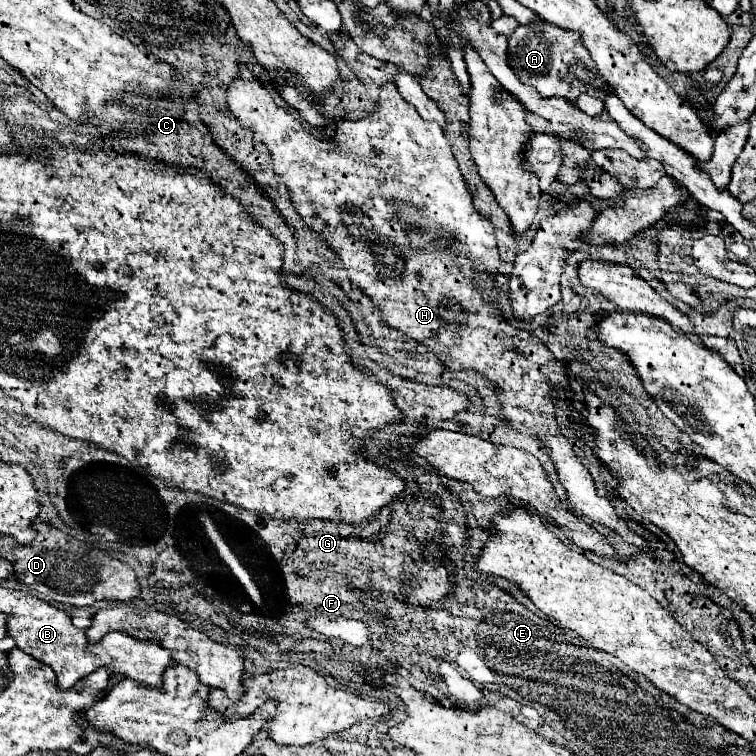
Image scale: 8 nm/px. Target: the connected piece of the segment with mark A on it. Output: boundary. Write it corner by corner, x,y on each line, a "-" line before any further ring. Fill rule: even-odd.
544,20
518,26
514,30
514,34
508,38
508,64
518,74
520,82
536,88
540,96
560,96
576,102
580,94
590,94
604,100
606,92
610,90
608,82
598,74
596,64
592,64
588,50
584,44
580,44
580,36
576,36
576,32
564,32
564,28
556,28
-
574,62
582,62
584,68
590,70
592,76
586,82
570,70

